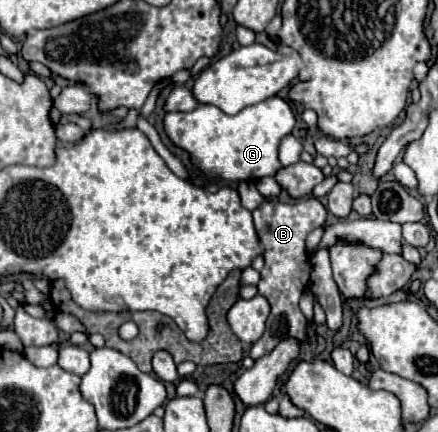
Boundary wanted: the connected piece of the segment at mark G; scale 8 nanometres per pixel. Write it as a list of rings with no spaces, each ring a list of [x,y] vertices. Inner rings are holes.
[[[273,96],[243,108],[235,116],[229,116],[209,104],[199,104],[191,112],[169,112],[165,114],[163,126],[169,140],[191,154],[191,164],[201,174],[231,182],[255,182],[263,176],[273,176],[281,168],[277,148],[281,138],[293,130],[295,114],[283,98]]]

